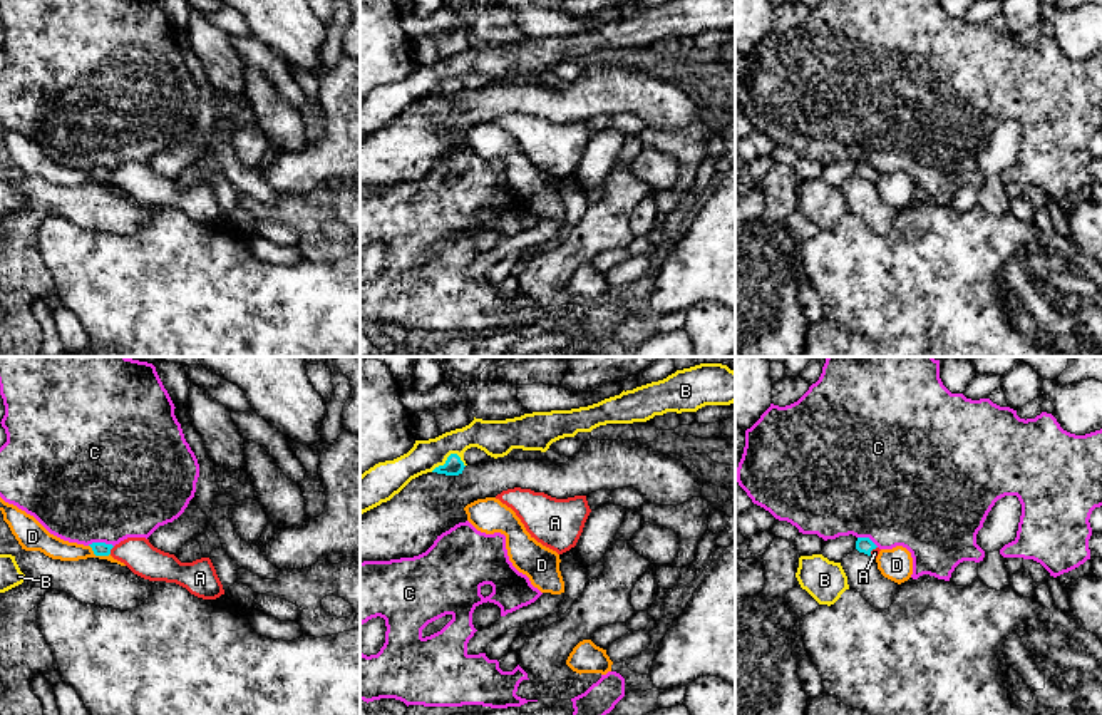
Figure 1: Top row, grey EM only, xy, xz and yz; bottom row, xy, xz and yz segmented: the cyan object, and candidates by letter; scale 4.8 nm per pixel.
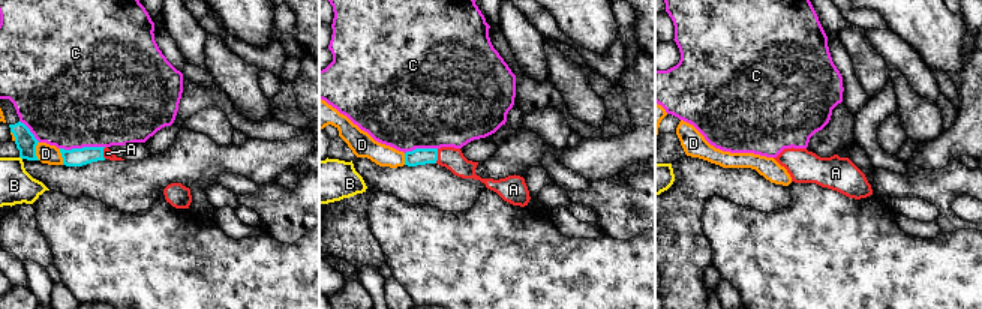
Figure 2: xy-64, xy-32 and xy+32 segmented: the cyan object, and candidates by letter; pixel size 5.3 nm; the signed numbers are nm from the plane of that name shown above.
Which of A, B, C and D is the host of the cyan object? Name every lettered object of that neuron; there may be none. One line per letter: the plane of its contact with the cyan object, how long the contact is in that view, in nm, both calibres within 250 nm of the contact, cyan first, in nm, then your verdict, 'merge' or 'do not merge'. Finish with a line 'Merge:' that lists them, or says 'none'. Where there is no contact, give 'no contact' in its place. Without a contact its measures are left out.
A: meets cyan in xy; contact 50 nm long; 60 nm thick on the cyan side, 160 nm on the other; merge
B: meets cyan in xz; contact 170 nm long; 90 nm thick on the cyan side, 170 nm on the other; do not merge
C: meets cyan in xy; contact 130 nm long; 60 nm thick on the cyan side, 500 nm on the other; do not merge
D: meets cyan in xy; contact 120 nm long; 60 nm thick on the cyan side, 110 nm on the other; do not merge
Merge: A

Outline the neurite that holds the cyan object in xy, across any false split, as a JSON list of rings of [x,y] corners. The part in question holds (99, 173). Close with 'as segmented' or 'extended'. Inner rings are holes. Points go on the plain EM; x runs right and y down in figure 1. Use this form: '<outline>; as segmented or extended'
[[[127,162],[119,169],[89,169],[95,181],[112,181],[134,199],[149,206],[176,208],[203,224],[224,219],[223,209],[209,183],[181,188],[174,179],[154,172],[146,162]]]; extended

